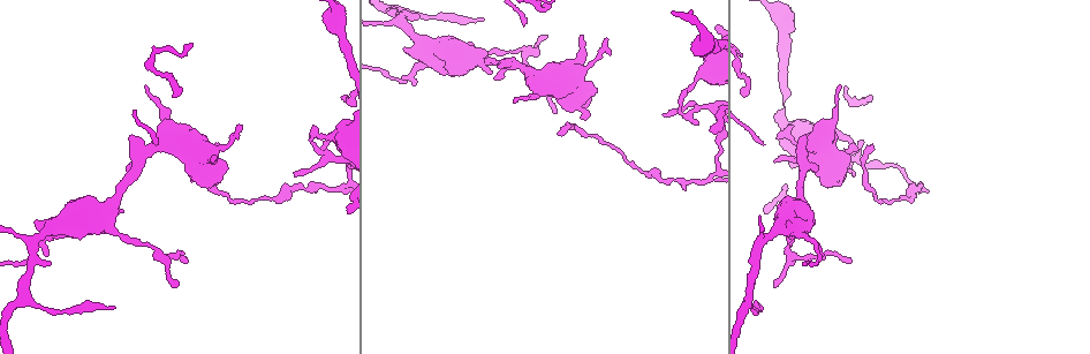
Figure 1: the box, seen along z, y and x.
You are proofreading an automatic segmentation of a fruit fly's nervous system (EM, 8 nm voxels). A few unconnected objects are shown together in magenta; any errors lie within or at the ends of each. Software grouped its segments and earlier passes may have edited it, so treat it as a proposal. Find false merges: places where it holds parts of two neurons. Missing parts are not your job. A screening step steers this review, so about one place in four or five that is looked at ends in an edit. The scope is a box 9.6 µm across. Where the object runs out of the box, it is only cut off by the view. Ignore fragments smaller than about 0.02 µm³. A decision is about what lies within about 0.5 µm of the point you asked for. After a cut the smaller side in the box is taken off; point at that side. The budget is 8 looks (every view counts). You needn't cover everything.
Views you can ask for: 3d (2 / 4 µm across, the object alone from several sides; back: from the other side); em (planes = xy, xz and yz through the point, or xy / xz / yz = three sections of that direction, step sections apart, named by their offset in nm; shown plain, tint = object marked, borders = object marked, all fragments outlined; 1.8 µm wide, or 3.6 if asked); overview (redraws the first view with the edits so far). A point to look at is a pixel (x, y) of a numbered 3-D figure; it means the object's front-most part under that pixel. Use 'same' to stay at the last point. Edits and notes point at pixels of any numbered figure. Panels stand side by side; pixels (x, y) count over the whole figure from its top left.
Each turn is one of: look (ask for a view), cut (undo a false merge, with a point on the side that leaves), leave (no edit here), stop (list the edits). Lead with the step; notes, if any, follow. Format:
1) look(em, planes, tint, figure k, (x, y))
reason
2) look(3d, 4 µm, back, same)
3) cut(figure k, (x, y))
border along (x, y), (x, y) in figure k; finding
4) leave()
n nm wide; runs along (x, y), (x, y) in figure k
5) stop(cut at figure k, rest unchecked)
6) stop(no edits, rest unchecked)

look(em, yz, step 16, tint, figure 1, (317, 135))
calibre changes

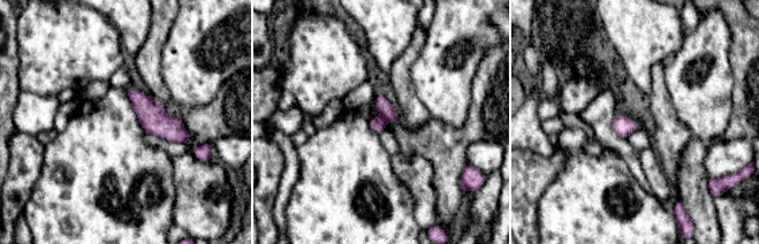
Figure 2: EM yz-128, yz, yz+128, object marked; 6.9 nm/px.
cut(figure 2, (387, 111))
border along (381, 115), (386, 120) in figure 2; two neurons meet here

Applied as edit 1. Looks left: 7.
look(overview)

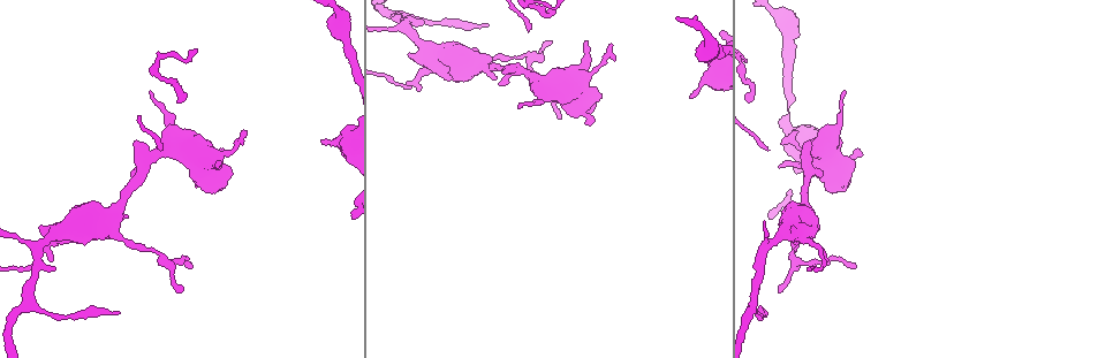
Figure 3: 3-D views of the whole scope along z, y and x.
look(3d, 4 µm, figure 3, (154, 251))
abrupt turn

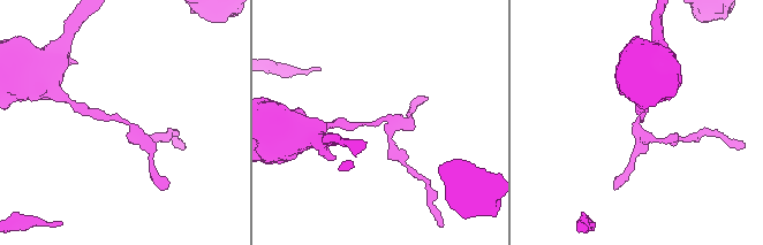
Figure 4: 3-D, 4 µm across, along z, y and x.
look(em, xz, step 8, tint, figure 4, (121, 117))
shape alone is not enough

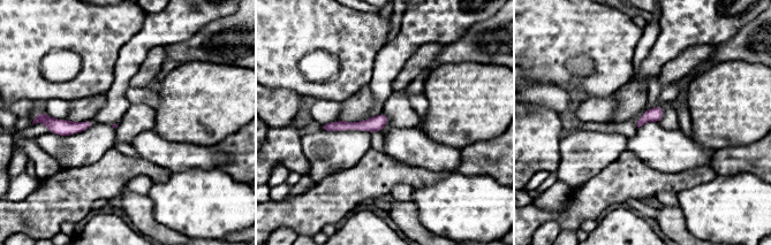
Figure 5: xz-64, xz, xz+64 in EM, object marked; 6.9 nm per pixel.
look(em, planes, borders, same)

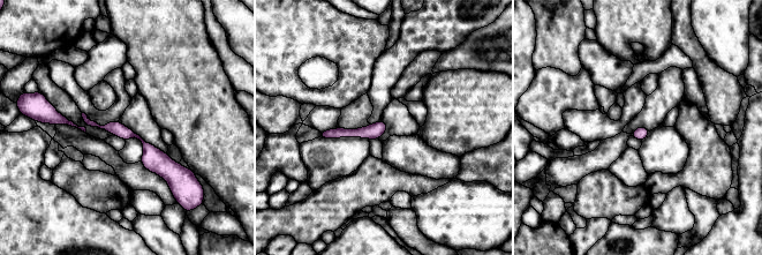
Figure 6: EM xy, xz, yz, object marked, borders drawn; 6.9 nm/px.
leave()
continuous, no second neuron

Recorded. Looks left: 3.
look(em, xz, step 8, tint, figure 3, (149, 157))
abrupt turn

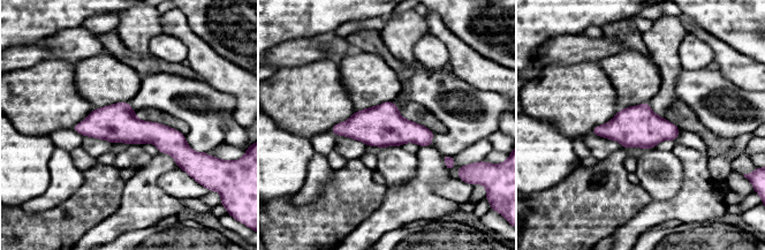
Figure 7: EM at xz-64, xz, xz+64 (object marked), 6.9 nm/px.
look(em, planes, borders, same)

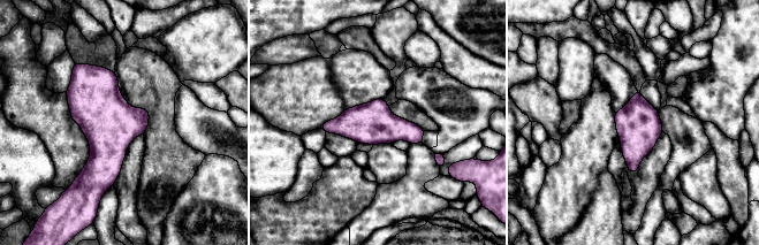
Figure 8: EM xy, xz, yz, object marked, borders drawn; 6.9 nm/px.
leave()
one neuron here

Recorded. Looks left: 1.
stop(cut at figure 2, rest unchecked)

